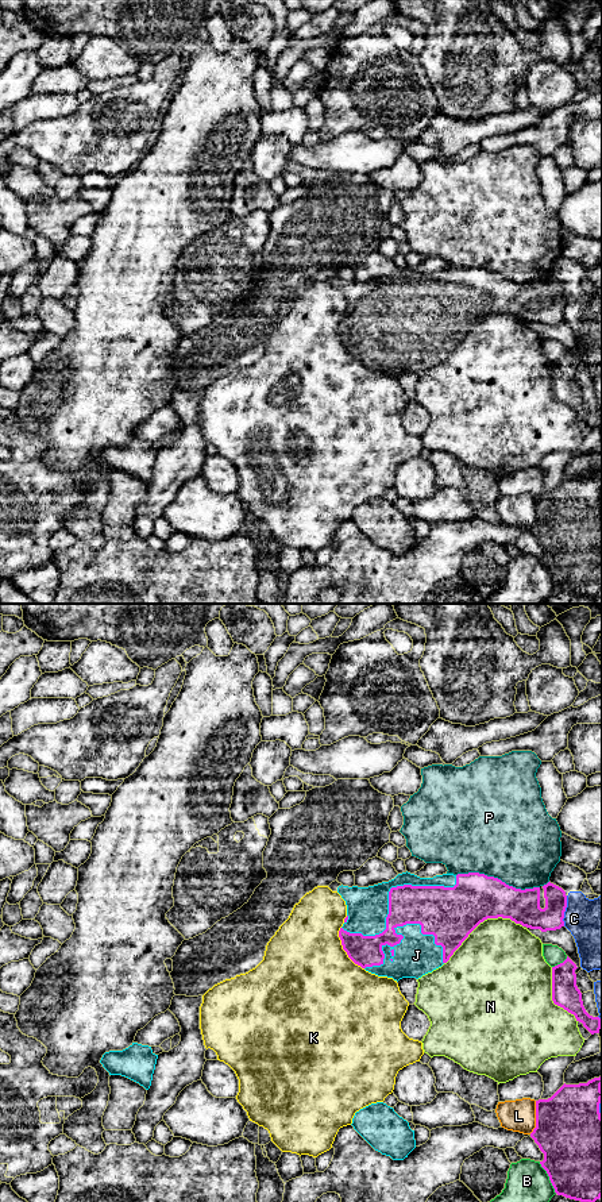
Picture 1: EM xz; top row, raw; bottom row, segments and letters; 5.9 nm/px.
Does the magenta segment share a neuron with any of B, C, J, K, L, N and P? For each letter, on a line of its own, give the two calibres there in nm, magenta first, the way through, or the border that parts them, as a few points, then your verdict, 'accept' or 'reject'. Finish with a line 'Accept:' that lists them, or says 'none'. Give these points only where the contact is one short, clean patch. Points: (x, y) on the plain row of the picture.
B: 500/300 nm | reject
C: 200/340 nm | reject
J: 240/240 nm | accept
K: 190/500 nm | reject
L: 400/190 nm | reject
N: 320/480 nm | reject
P: 280/500 nm | reject
Accept: J

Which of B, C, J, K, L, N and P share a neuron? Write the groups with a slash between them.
B / C / J / K / L / N / P

